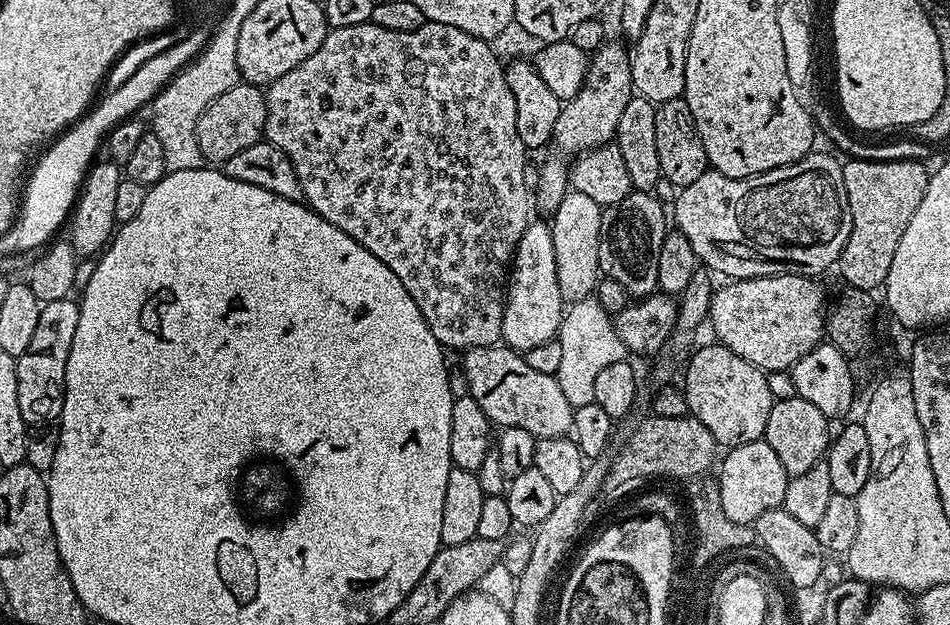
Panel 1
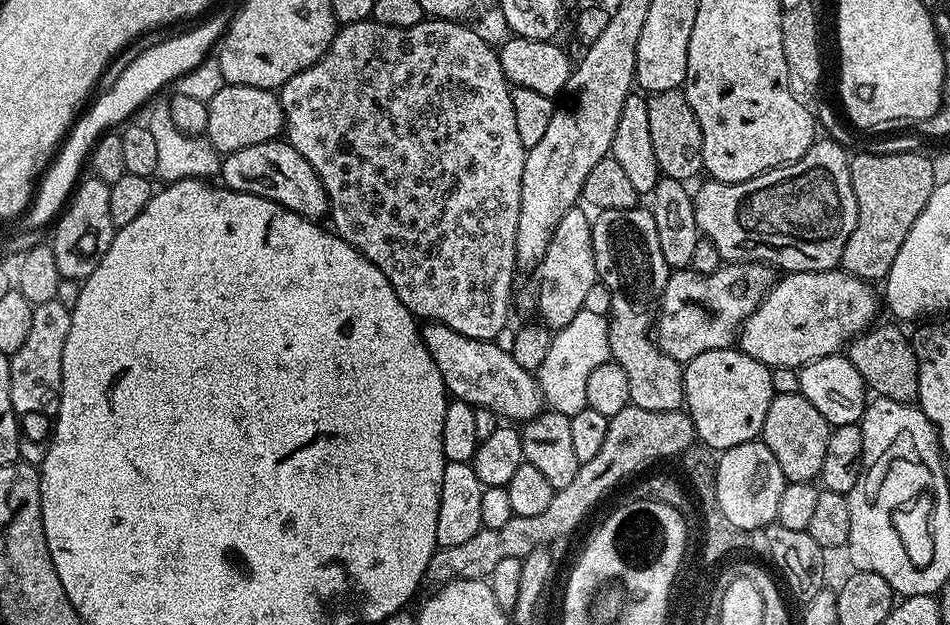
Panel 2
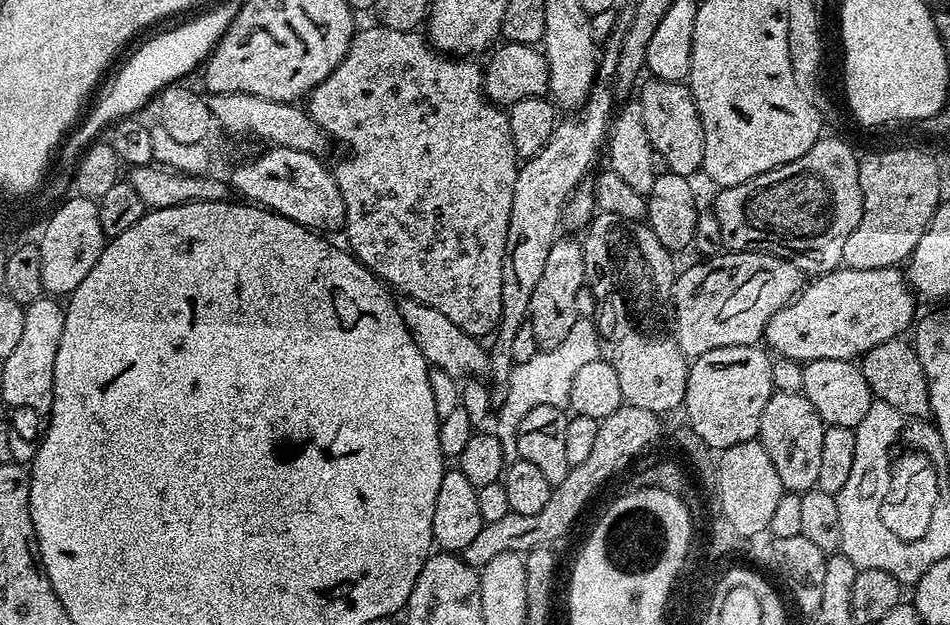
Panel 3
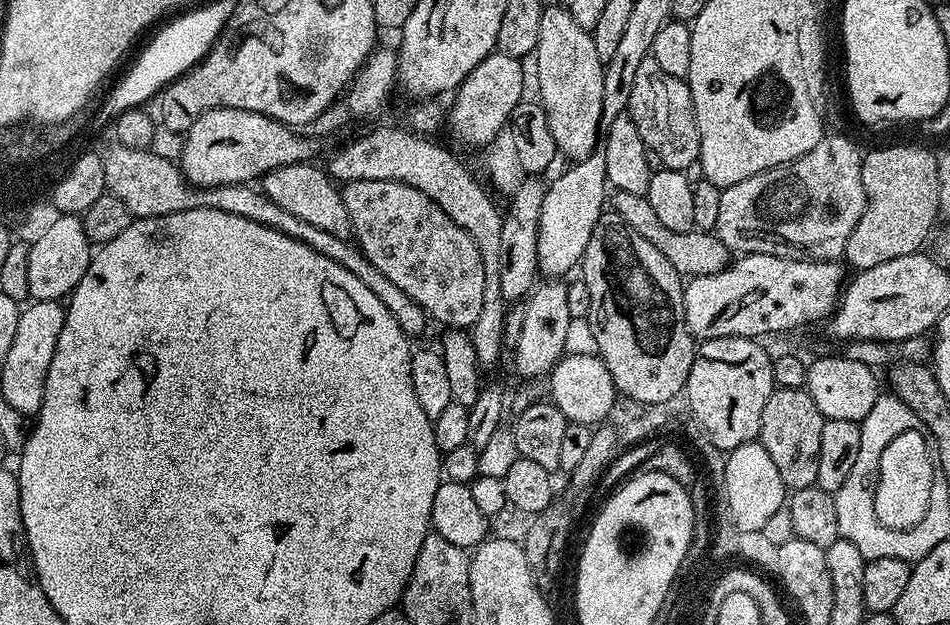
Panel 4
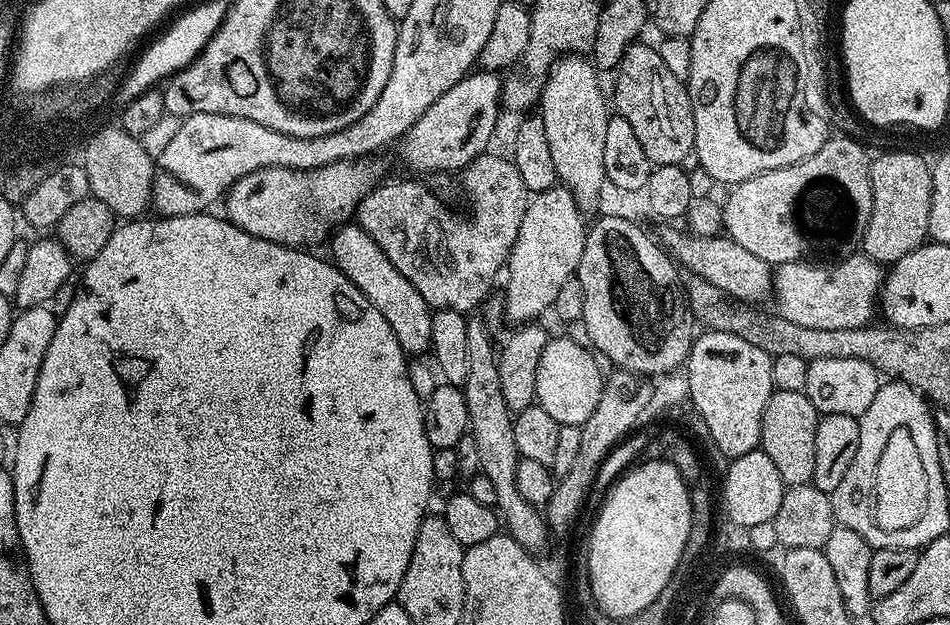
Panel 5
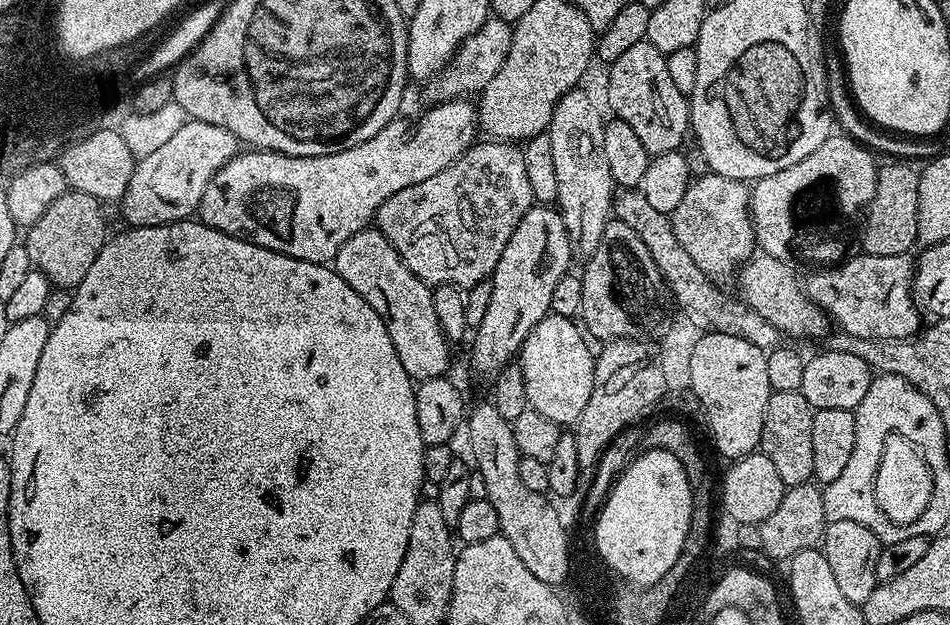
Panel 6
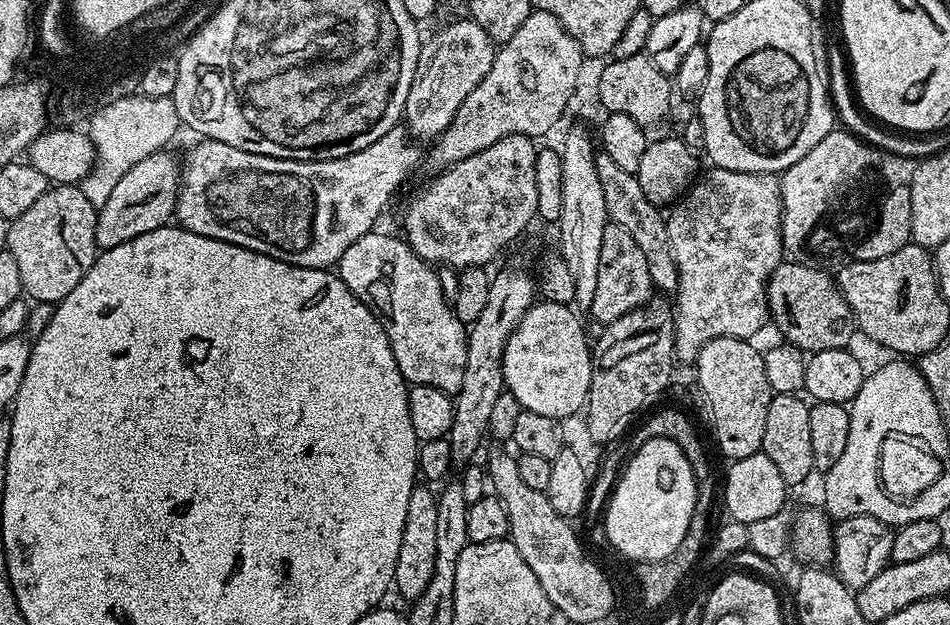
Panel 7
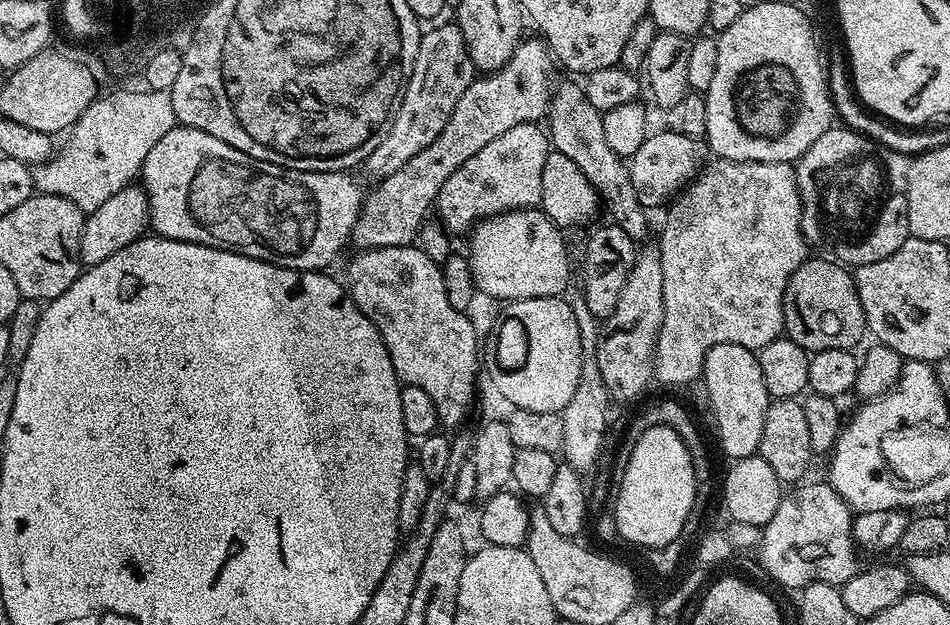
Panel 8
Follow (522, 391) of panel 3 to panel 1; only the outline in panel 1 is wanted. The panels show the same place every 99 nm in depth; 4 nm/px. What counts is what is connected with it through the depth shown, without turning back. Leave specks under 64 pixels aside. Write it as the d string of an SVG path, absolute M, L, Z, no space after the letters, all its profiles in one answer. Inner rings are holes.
M596 297L573 301L565 311L557 340L562 346L562 359L555 378L573 409L595 403L595 379L599 373L613 362L627 359L628 351L618 337L615 321L611 313L602 310Z

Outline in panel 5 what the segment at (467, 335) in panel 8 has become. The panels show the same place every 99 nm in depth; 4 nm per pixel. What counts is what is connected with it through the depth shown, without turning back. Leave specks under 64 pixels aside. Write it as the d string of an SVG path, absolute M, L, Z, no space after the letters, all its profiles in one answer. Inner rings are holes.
M341 223L331 233L331 244L331 259L336 267L350 278L350 282L354 282L354 286L358 286L358 290L362 290L364 297L380 311L382 318L390 322L402 350L412 358L419 352L427 353L432 347L430 322L433 309L428 307L426 298L422 298L422 294L418 294L418 290L410 286L410 278L402 275L394 266L394 262L390 262L386 254L382 254L378 242L374 242L374 238L370 238L370 234L366 234L366 230L362 230L359 223Z

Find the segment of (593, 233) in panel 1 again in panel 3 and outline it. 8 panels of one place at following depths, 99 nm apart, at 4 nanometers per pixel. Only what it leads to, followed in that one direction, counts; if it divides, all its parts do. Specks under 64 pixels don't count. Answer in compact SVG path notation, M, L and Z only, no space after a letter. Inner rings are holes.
M557 238L554 246L550 246L550 258L546 258L542 278L538 278L538 286L534 286L534 298L530 298L526 317L526 322L533 328L537 349L554 348L566 340L566 334L573 329L574 322L578 319L574 310L574 297L585 284L584 249L581 241Z

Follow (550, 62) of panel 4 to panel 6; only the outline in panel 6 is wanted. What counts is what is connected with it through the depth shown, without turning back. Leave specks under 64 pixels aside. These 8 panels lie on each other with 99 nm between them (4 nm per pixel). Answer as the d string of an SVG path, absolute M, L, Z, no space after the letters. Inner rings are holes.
M581 90L567 92L556 104L552 121L548 124L550 154L554 158L554 178L558 211L566 226L566 234L577 257L587 258L598 250L602 230L614 212L614 185L610 165L602 147L605 117L600 117L596 104Z

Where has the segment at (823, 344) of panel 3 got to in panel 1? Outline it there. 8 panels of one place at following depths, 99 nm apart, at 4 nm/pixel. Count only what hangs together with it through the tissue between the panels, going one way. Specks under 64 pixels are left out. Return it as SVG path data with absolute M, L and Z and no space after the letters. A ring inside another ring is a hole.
M755 276L749 280L728 282L725 288L717 287L712 293L712 305L708 311L710 328L716 331L715 339L724 344L738 358L746 358L765 374L786 372L799 362L810 350L814 350L826 336L830 311L830 296L824 293L819 279L811 276Z

